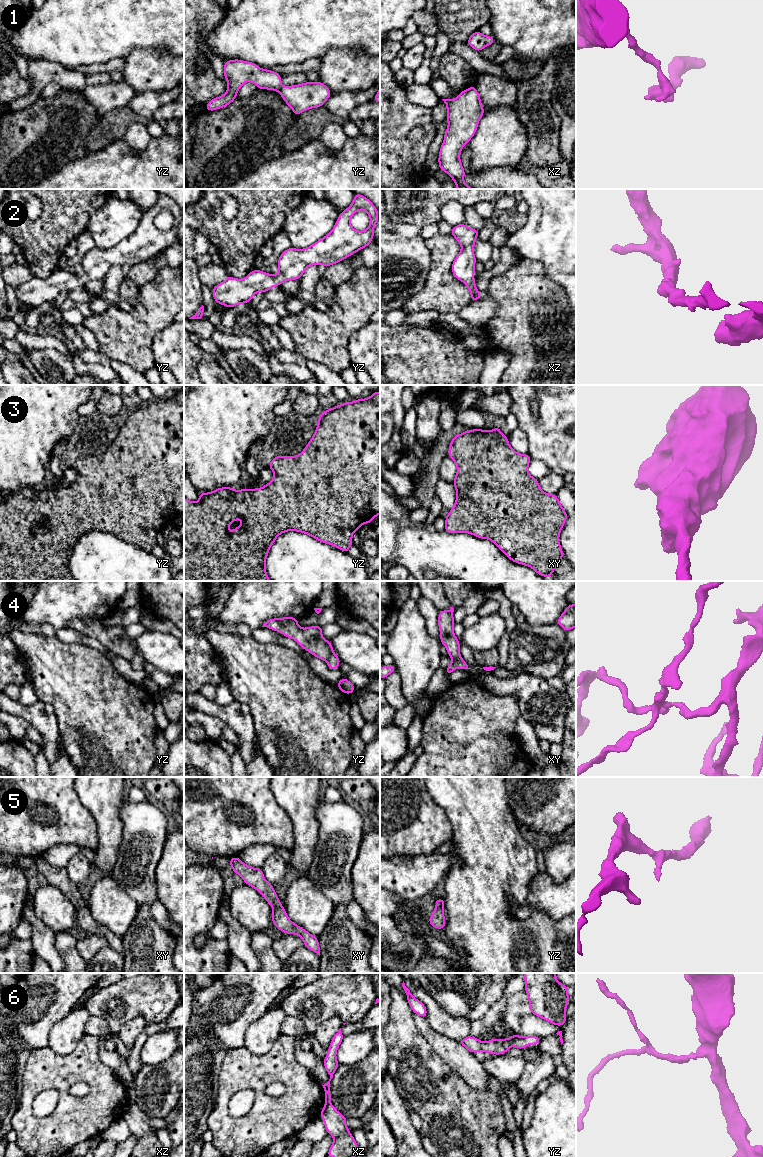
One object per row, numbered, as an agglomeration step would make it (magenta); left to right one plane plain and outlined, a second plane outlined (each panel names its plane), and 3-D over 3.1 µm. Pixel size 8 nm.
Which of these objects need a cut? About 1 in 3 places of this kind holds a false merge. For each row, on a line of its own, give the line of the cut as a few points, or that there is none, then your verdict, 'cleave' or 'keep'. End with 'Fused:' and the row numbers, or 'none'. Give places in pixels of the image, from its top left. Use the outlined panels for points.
1: yz (282, 86), (277, 91) | cleave
2: no cut | keep
3: no cut | keep
4: yz (334, 653), (326, 661) | cleave
5: no cut | keep
6: yz (508, 1039), (510, 1045) | cleave
Fused: 1, 4, 6

